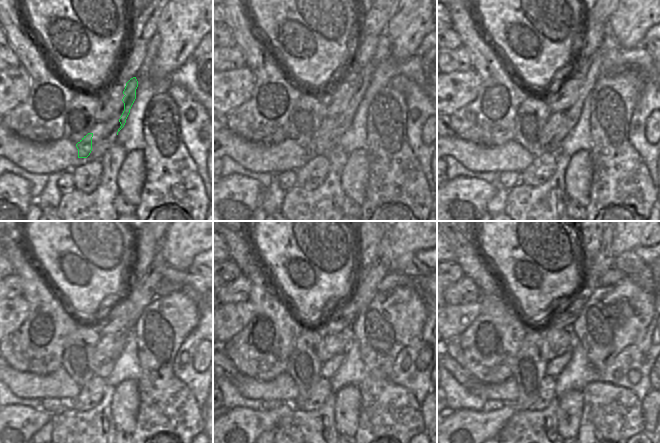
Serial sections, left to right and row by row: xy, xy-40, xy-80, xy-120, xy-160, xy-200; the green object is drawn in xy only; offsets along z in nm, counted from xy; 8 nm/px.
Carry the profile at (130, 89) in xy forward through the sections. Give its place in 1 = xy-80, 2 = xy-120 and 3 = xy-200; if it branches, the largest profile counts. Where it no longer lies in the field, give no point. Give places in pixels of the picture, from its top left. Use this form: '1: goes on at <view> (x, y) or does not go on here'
1: goes on at xy-80 (571, 115)
2: goes on at xy-120 (136, 309)
3: goes on at xy-200 (550, 333)

